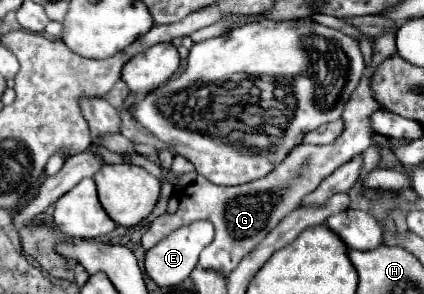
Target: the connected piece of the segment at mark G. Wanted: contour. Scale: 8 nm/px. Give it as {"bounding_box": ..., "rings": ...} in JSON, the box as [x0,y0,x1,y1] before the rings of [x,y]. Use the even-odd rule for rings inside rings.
{"bounding_box":[142,32,396,274],"rings":[[[394,32],[378,36],[374,48],[376,48],[376,54],[372,58],[372,66],[366,70],[366,74],[362,78],[362,84],[356,88],[356,92],[352,94],[352,100],[344,108],[342,118],[344,118],[346,128],[334,140],[334,144],[326,144],[326,146],[300,144],[268,176],[264,176],[260,180],[254,180],[254,182],[248,182],[248,184],[240,184],[240,186],[218,186],[218,184],[212,184],[210,180],[206,180],[204,176],[198,176],[198,180],[194,184],[188,184],[186,188],[182,188],[178,212],[174,212],[174,214],[166,212],[166,214],[158,216],[148,226],[148,230],[142,236],[142,246],[152,248],[158,240],[168,236],[176,228],[188,226],[188,224],[192,224],[196,220],[210,220],[214,224],[216,236],[202,250],[200,264],[202,264],[202,268],[212,268],[212,270],[220,270],[222,274],[230,274],[238,266],[238,262],[250,250],[254,250],[264,240],[264,236],[284,216],[288,216],[292,210],[296,210],[296,206],[300,206],[304,196],[314,192],[318,188],[318,184],[326,176],[330,176],[338,166],[348,162],[352,156],[362,154],[372,144],[372,140],[370,140],[372,128],[368,124],[368,116],[374,110],[378,110],[380,104],[372,98],[370,76],[372,76],[372,70],[380,64],[380,60],[384,60],[384,58],[388,58],[388,54],[396,52]]]}

